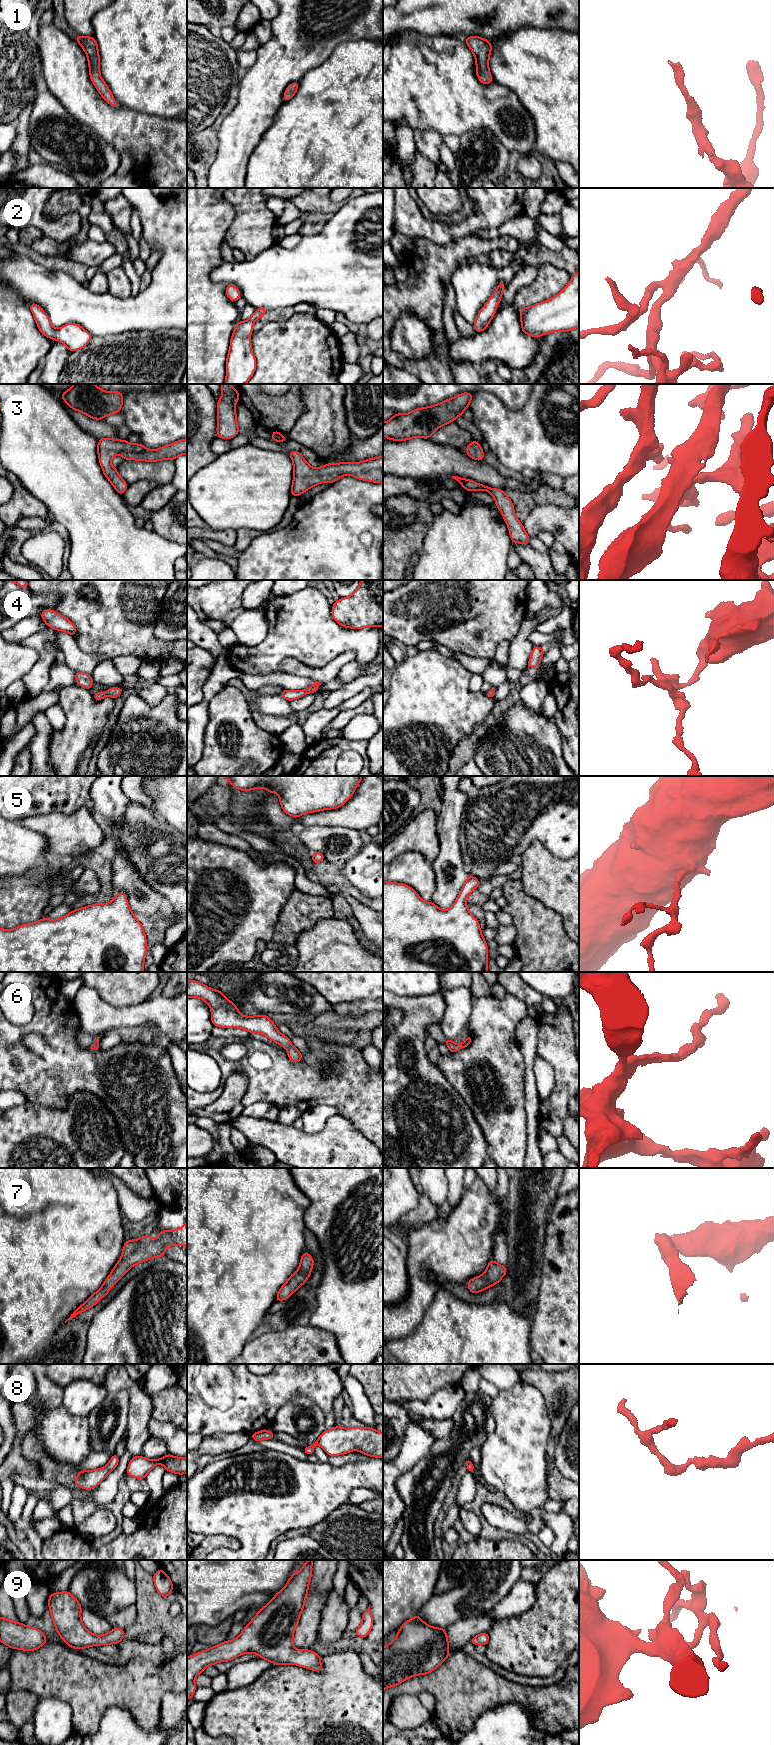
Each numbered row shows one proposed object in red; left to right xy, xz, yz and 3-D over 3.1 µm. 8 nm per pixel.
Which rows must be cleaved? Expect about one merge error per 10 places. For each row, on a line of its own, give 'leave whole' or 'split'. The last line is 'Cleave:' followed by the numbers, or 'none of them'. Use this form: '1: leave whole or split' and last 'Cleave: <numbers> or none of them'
1: leave whole
2: leave whole
3: leave whole
4: leave whole
5: leave whole
6: leave whole
7: leave whole
8: leave whole
9: leave whole
Cleave: none of them

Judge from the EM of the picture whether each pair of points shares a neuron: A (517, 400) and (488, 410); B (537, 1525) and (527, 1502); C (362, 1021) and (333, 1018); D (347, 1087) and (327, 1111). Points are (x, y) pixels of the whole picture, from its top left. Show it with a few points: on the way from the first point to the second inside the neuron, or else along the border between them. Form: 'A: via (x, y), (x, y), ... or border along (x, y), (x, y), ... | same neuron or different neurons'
A: border along (492, 394), (511, 409), (519, 409), (527, 401) | different neurons
B: border along (537, 1512), (534, 1515) | different neurons
C: via (355, 1021), (340, 1021) | same neuron
D: border along (308, 1109), (319, 1105), (332, 1105), (338, 1112) | different neurons

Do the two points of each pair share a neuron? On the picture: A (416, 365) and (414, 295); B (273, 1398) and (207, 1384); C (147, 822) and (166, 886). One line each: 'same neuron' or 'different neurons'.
A: same neuron
B: same neuron
C: same neuron

